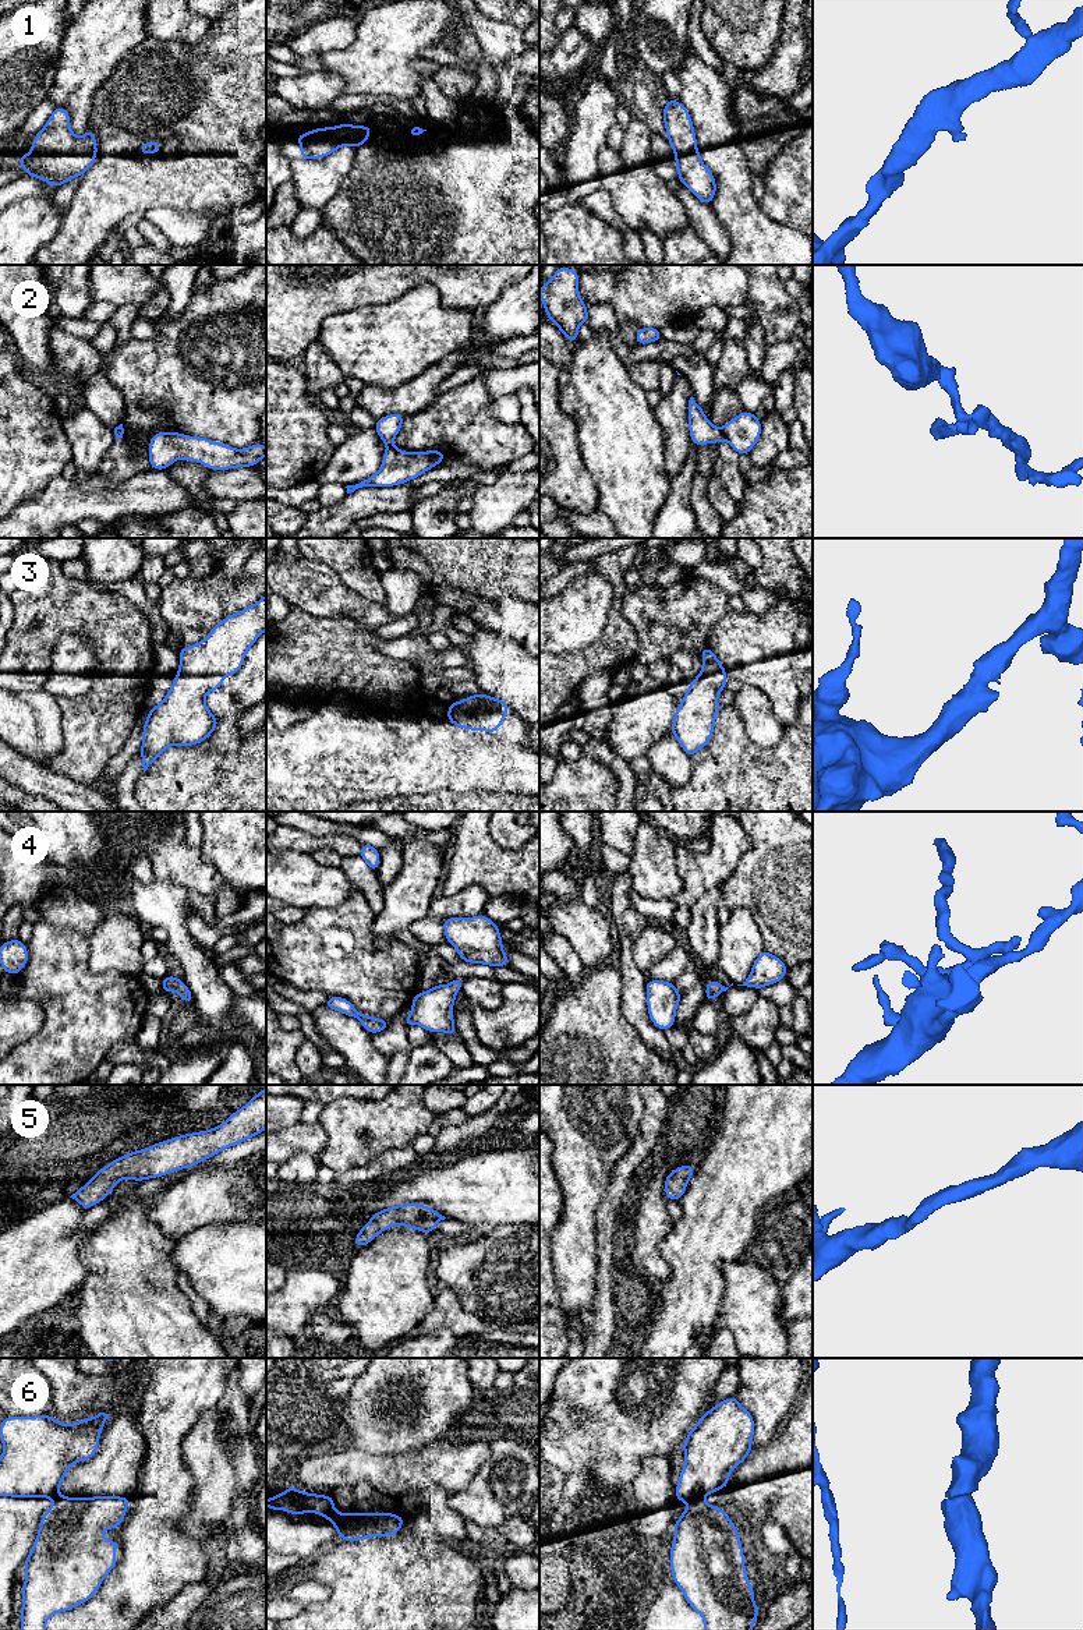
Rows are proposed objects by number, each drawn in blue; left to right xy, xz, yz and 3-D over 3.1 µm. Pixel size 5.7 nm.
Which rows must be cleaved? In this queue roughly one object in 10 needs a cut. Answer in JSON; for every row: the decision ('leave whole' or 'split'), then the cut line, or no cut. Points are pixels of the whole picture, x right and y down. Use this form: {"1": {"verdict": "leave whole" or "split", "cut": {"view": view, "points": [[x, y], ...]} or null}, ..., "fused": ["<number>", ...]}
{"1": {"verdict": "leave whole", "cut": null}, "2": {"verdict": "split", "cut": {"view": "yz", "points": [[721, 428], [724, 438]]}}, "3": {"verdict": "leave whole", "cut": null}, "4": {"verdict": "leave whole", "cut": null}, "5": {"verdict": "leave whole", "cut": null}, "6": {"verdict": "split", "cut": {"view": "yz", "points": [[701, 1495], [692, 1499]]}}, "fused": ["2", "6"]}

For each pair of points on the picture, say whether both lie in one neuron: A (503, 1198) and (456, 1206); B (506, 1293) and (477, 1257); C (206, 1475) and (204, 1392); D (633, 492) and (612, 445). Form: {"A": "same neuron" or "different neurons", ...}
{"A": "same neuron", "B": "same neuron", "C": "different neurons", "D": "same neuron"}

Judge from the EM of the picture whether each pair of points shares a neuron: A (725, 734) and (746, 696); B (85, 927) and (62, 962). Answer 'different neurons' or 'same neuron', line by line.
A: different neurons
B: different neurons

